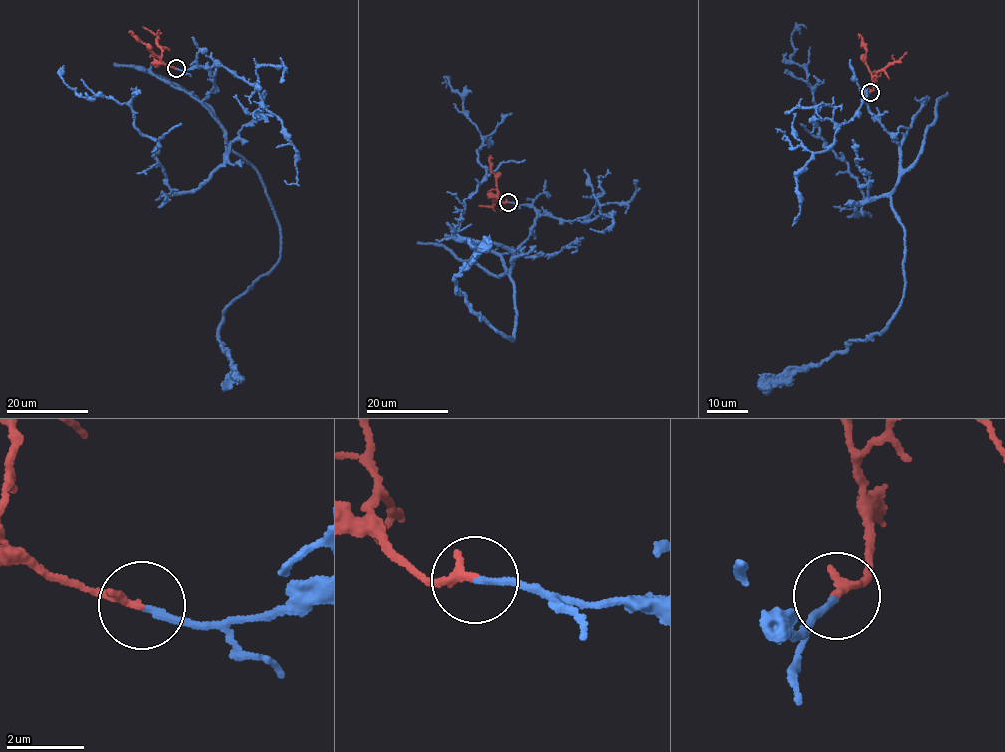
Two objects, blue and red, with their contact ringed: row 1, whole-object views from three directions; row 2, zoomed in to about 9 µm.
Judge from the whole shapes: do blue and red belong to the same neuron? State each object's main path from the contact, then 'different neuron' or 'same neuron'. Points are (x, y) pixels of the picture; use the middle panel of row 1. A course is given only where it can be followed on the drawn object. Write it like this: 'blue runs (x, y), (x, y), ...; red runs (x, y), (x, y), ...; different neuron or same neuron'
blue runs (508, 202), (536, 215), (500, 256), (508, 275), (512, 253), (456, 232), (486, 171), (447, 76), (445, 88); red runs (508, 202), (499, 199), (496, 177), (489, 160), (492, 159); same neuron

